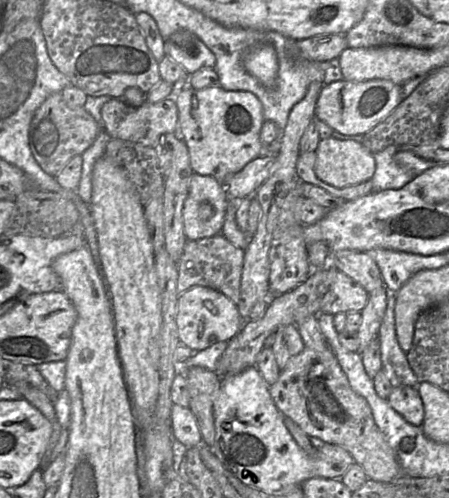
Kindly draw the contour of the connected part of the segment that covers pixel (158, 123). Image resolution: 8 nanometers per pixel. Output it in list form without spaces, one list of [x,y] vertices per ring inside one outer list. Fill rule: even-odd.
[[[111,98],[101,108],[102,130],[108,138],[121,139],[153,147],[159,137],[166,133],[177,133],[178,112],[173,98],[148,103],[134,107],[125,103],[122,99]]]

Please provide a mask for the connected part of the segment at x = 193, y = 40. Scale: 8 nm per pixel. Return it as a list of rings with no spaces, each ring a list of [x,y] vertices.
[[[180,29],[164,40],[164,52],[190,75],[204,67],[215,66],[215,55],[192,32]]]

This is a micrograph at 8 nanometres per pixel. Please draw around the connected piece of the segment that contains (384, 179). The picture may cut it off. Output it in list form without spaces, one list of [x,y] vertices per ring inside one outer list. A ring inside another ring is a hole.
[[[390,145],[380,152],[373,154],[375,172],[372,177],[373,191],[400,189],[415,176],[414,172],[396,163],[394,156],[399,146]]]

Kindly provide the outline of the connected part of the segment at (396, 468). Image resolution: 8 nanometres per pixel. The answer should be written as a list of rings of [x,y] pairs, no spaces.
[[[305,347],[300,354],[292,357],[286,367],[281,370],[277,382],[270,386],[270,394],[283,415],[291,418],[309,437],[317,437],[325,443],[345,448],[352,455],[354,462],[363,467],[368,479],[392,482],[404,475],[394,450],[375,423],[368,402],[351,388],[346,374],[330,348],[314,350]]]

